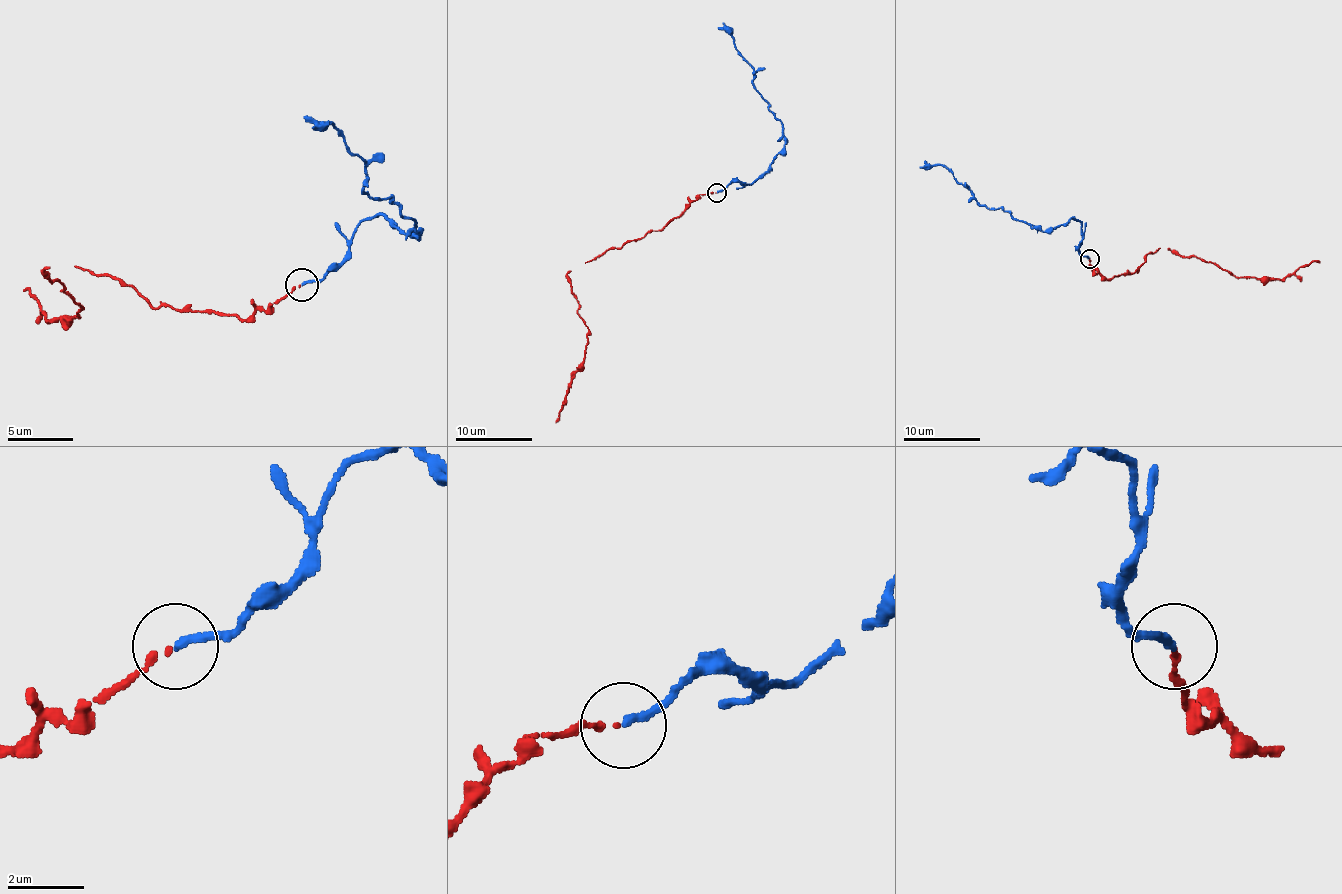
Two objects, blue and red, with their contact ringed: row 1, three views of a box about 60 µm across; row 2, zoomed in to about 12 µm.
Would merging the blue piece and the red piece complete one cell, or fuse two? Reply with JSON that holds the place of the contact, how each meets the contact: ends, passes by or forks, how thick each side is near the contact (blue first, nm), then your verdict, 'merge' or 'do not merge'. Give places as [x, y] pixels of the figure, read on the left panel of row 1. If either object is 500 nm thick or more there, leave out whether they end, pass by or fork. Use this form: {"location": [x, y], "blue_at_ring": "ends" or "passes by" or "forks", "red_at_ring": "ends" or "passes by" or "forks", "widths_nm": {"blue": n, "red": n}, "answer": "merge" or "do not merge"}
{"location": [302, 284], "blue_at_ring": "ends", "red_at_ring": "ends", "widths_nm": {"blue": 200, "red": 150}, "answer": "merge"}

